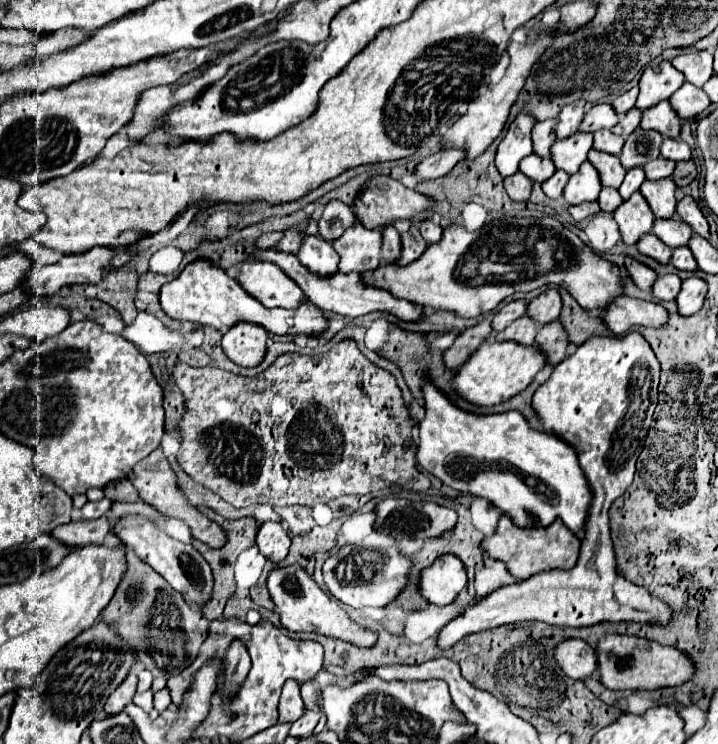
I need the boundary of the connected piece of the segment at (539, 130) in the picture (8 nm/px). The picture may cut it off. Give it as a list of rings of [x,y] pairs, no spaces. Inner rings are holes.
[[[555,118],[543,120],[535,124],[533,130],[533,142],[535,142],[535,154],[539,154],[541,158],[551,158],[551,146],[555,144],[557,136],[555,136]]]

